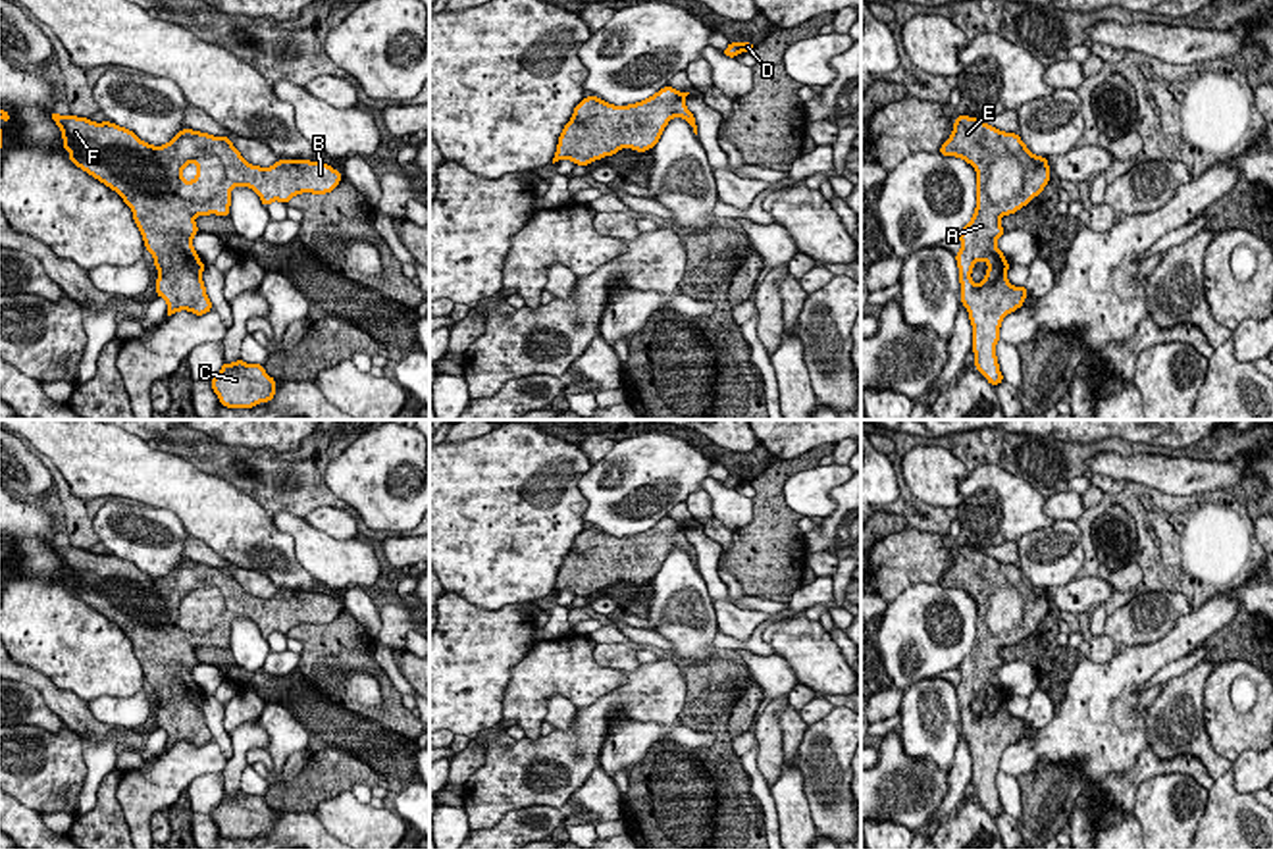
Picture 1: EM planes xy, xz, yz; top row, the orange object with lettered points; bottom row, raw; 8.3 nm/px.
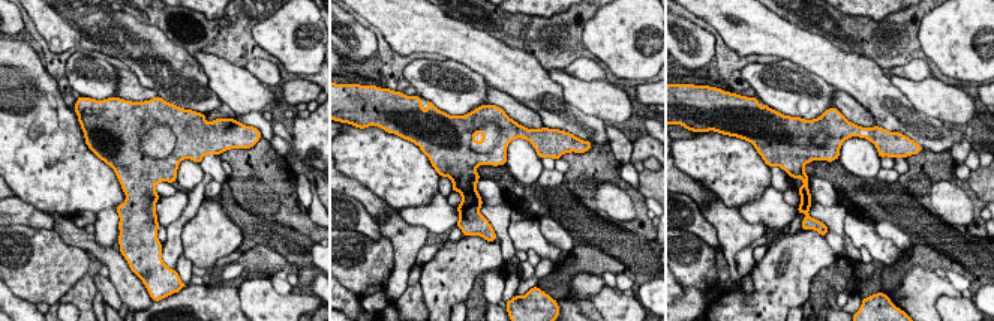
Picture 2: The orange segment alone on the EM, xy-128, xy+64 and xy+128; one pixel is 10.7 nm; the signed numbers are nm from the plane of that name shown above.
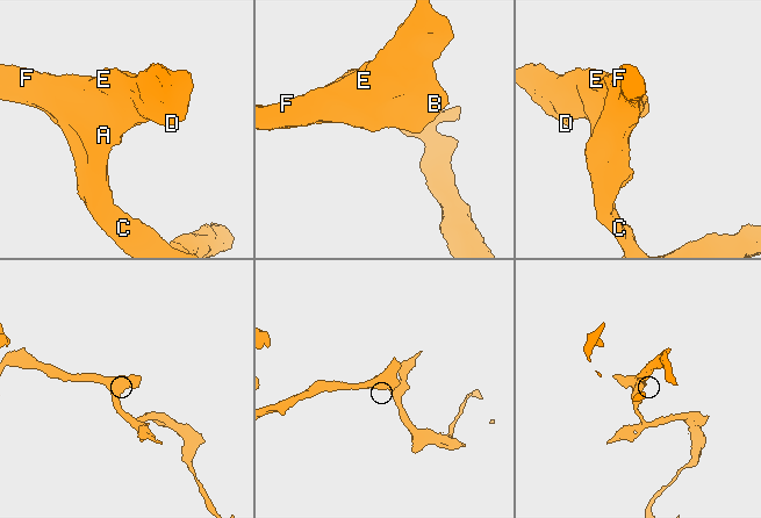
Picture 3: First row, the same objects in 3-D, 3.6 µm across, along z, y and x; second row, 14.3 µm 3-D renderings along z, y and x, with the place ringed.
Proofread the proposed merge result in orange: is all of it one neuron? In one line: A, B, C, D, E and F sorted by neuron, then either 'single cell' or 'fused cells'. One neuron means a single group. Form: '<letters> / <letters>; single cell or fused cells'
A B C D E F; single cell

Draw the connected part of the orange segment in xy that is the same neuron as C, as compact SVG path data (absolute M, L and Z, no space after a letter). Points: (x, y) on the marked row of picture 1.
M241 358L233 364L223 362L210 387L227 408L252 408L270 402L275 395L275 379L260 364L247 364Z

